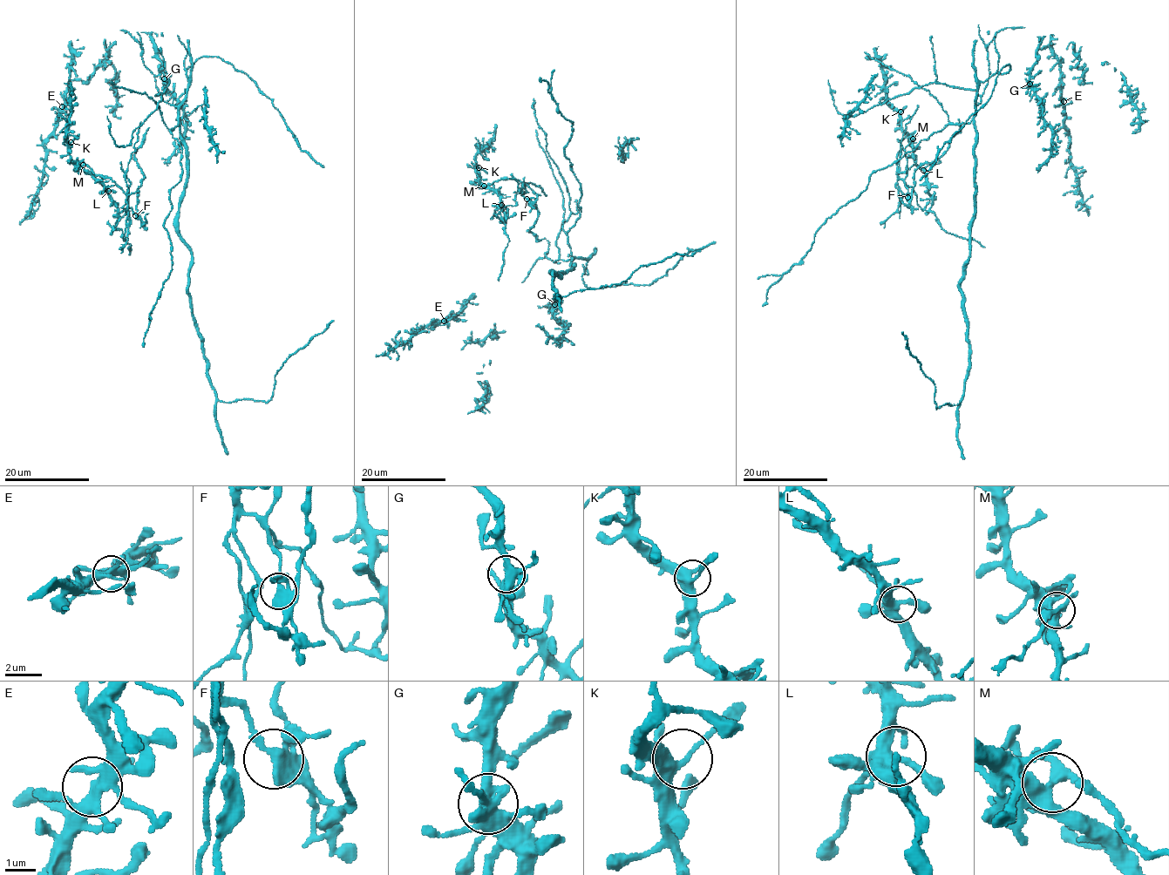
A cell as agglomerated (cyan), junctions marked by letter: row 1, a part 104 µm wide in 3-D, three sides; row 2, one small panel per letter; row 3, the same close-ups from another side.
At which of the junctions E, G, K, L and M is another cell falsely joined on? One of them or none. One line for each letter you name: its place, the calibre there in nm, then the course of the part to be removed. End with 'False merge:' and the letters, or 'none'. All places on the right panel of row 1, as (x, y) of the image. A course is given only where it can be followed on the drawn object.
M: place (913, 139); calibre 360 nm; course (913, 139), (896, 158), (908, 195), (914, 186), (914, 172), (947, 150), (960, 130), (959, 119)
False merge: M

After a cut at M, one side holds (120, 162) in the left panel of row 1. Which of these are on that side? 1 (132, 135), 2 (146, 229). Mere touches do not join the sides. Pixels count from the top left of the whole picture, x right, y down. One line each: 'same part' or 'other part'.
1: other part
2: same part

